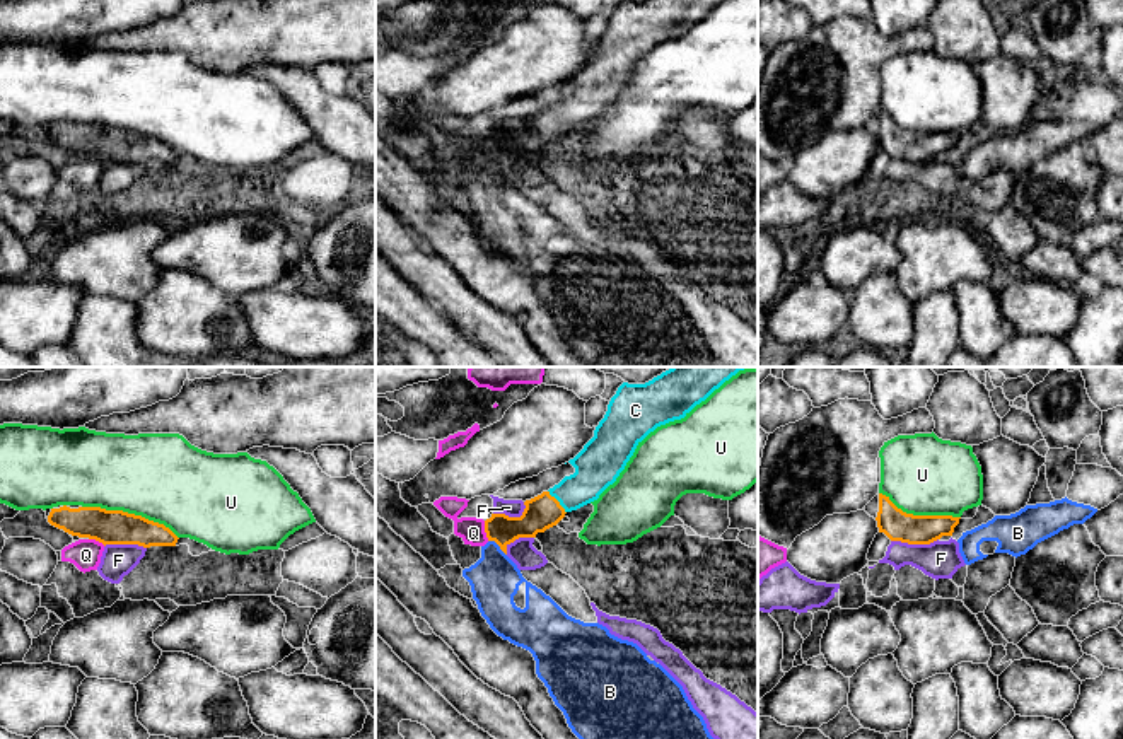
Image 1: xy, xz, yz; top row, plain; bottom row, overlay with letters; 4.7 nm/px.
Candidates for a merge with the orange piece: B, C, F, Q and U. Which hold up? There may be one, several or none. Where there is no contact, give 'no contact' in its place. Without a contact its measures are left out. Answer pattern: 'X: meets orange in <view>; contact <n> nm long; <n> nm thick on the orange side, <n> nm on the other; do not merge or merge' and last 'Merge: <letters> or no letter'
B: meets orange in xz; contact 120 nm long; 160 nm thick on the orange side, 240 nm on the other; do not merge
C: meets orange in xz; contact 140 nm long; 160 nm thick on the orange side, 200 nm on the other; merge
F: meets orange in yz; contact 220 nm long; 140 nm thick on the orange side, 180 nm on the other; do not merge
Q: meets orange in xz; contact 100 nm long; 140 nm thick on the orange side, 120 nm on the other; do not merge
U: meets orange in xy; contact 480 nm long; 160 nm thick on the orange side, 420 nm on the other; do not merge
Merge: C

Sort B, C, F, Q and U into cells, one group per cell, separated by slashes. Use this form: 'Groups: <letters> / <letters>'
Groups: B F Q / C / U

